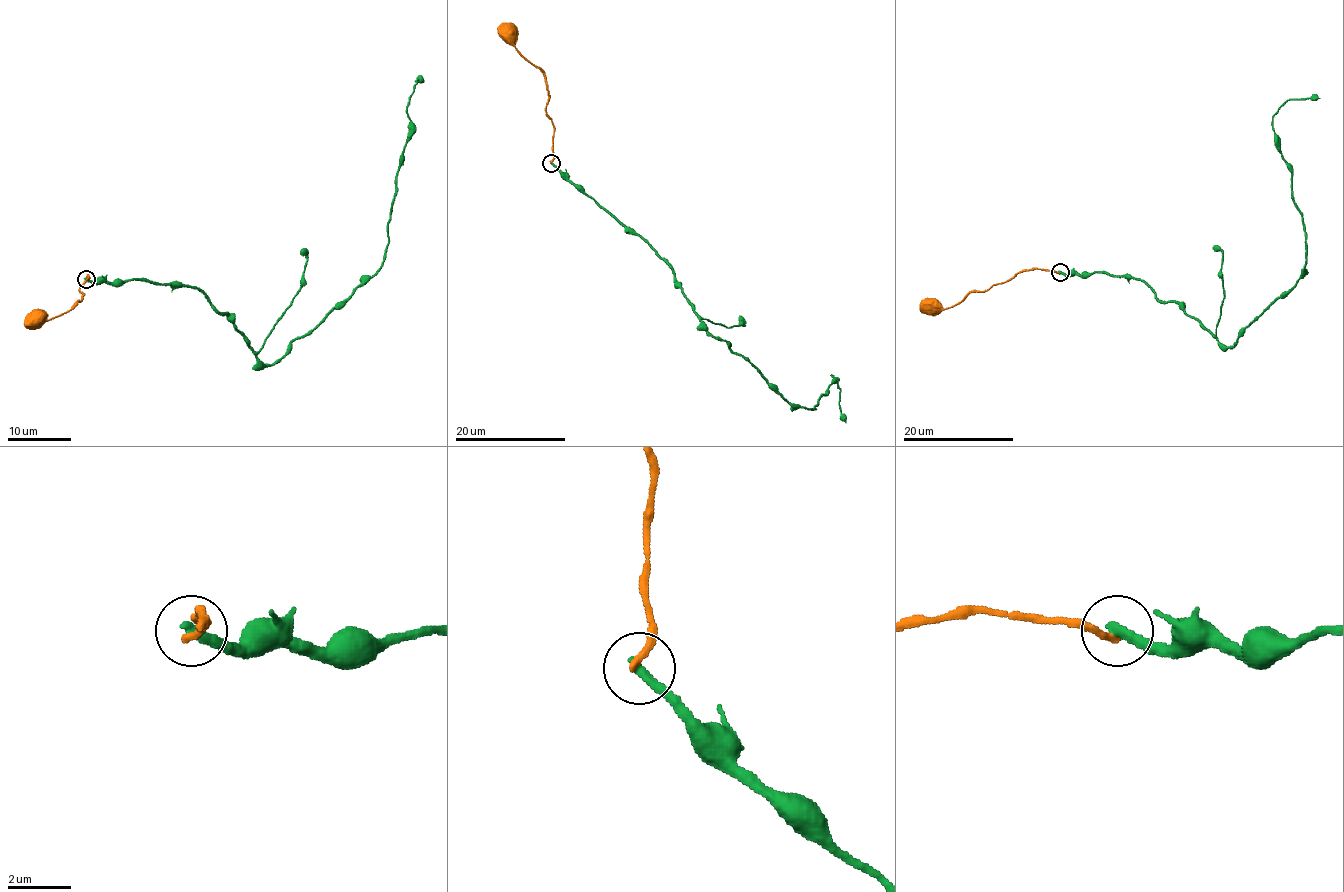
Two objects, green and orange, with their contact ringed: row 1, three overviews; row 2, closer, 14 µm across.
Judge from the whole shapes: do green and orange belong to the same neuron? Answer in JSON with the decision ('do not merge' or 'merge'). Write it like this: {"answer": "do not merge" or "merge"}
{"answer": "do not merge"}

